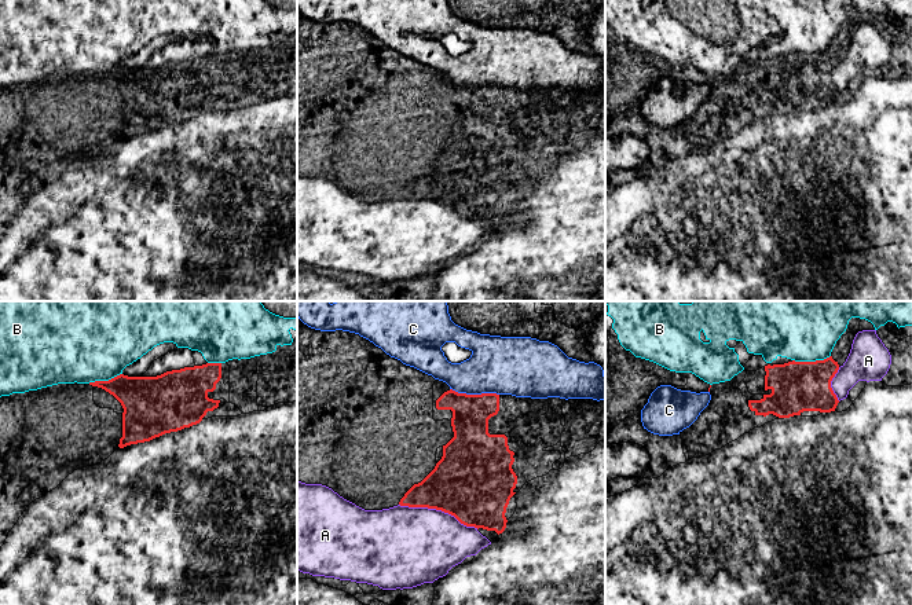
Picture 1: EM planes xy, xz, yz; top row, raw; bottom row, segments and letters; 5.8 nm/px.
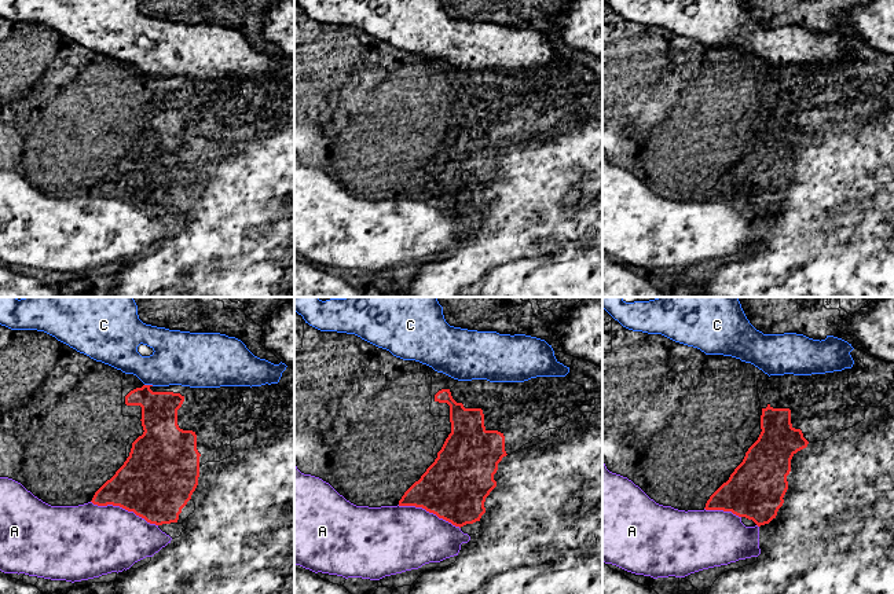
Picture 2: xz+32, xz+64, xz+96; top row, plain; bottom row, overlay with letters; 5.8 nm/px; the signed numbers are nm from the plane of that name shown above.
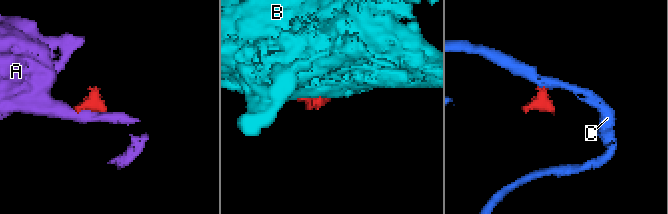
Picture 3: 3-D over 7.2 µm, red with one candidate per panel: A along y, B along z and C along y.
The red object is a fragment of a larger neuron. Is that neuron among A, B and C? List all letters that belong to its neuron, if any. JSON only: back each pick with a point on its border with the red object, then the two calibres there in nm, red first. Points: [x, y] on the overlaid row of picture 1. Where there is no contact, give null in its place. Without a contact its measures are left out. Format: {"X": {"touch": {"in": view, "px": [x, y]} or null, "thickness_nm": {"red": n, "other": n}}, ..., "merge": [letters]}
{"merge": []}

